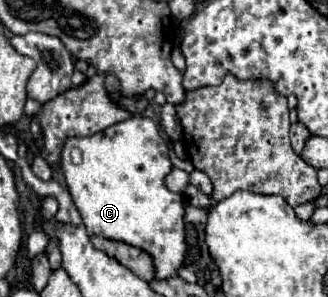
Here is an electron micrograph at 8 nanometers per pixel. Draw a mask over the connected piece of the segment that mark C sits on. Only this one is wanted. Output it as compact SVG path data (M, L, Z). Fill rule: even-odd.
M132 116L124 122L118 122L94 136L86 138L68 138L62 150L60 170L64 172L70 196L84 220L88 234L104 236L110 240L118 240L130 246L136 246L148 252L154 260L156 280L168 280L178 276L178 268L186 258L186 228L184 228L184 196L170 192L164 184L164 178L172 170L172 162L168 158L168 146L158 132L158 126L144 116Z

